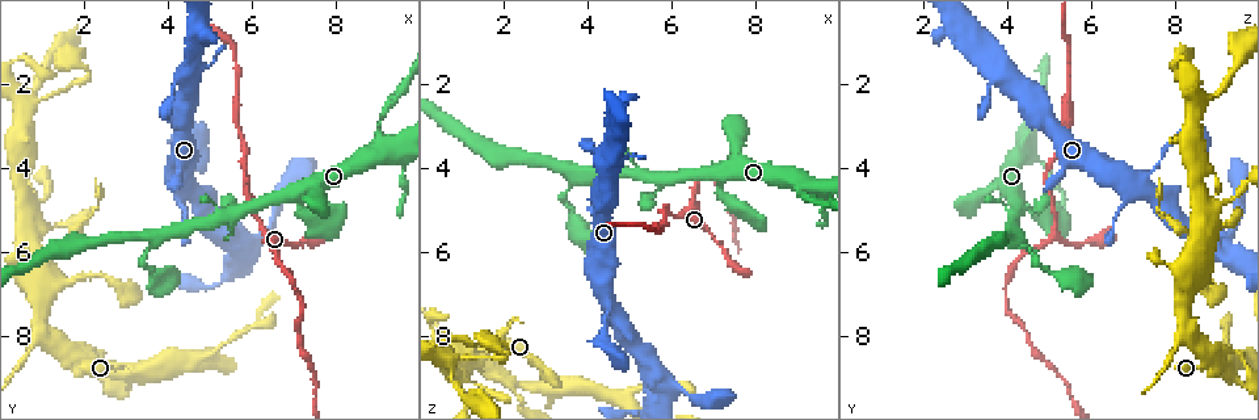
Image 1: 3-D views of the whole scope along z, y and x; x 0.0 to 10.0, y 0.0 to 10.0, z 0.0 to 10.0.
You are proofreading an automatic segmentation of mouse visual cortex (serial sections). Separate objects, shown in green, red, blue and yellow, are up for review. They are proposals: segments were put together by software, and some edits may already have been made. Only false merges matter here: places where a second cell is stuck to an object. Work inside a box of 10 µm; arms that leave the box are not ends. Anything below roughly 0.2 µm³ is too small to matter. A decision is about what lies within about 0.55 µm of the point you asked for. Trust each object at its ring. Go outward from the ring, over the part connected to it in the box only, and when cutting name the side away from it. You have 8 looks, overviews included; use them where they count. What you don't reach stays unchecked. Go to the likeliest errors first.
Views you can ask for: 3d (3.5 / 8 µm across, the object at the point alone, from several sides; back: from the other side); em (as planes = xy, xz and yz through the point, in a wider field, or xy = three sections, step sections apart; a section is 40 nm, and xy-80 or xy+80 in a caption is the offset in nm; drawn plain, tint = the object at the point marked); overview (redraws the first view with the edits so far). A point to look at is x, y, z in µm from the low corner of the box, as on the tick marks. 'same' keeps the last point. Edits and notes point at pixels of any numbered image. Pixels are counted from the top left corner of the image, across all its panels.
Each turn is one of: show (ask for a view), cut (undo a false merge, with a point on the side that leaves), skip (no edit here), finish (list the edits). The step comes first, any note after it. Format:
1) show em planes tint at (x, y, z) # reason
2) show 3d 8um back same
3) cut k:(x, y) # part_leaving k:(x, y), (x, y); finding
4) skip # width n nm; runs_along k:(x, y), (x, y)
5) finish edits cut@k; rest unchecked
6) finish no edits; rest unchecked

show 3d 3.5um at (9.15, 3.55, 4.35) # thin arm on a thick one

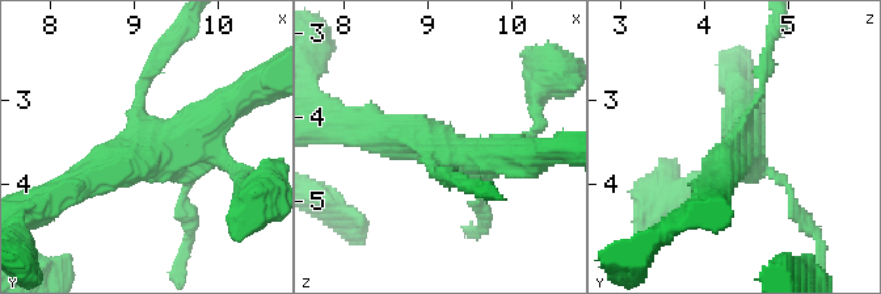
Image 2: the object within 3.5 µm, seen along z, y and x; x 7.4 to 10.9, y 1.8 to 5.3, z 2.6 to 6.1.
show em planes tint at (9.15, 3.55, 4.35) # arms 4; arm_widths 100, 150, 400, 450 nm

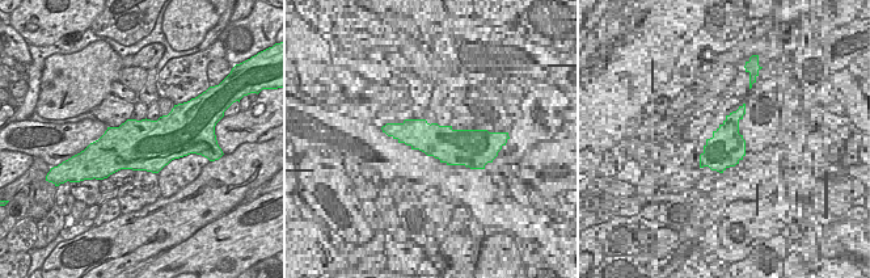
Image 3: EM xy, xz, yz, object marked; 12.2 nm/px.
skip # all the same cell

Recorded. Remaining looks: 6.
show 3d 3.5um at (4.45, 4.40, 7.15) # thin arm on a thick one

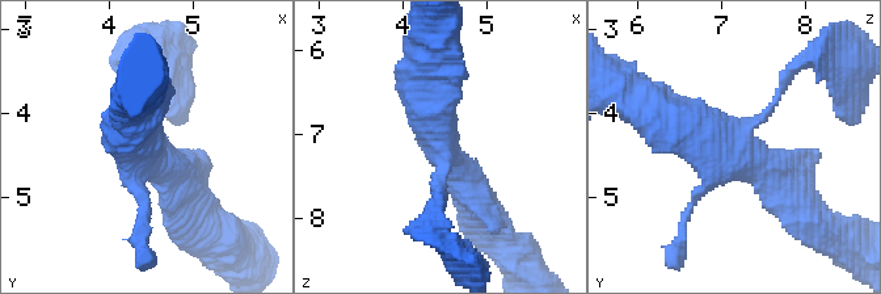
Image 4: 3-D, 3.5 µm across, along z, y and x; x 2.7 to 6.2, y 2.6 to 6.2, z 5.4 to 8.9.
show em xy step 2 tint at (4.45, 4.45, 7.15) # now the EM

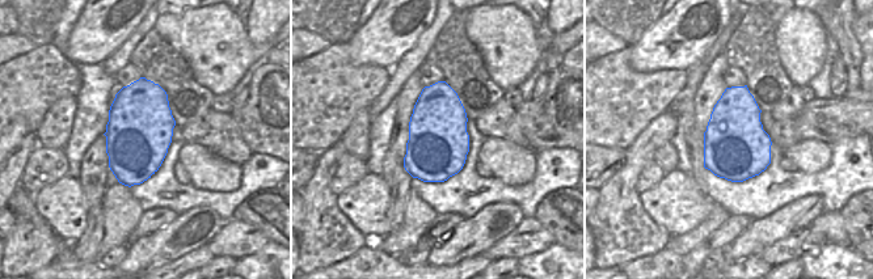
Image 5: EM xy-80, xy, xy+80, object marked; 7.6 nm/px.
show em xy step 1 tint same # cut it another way

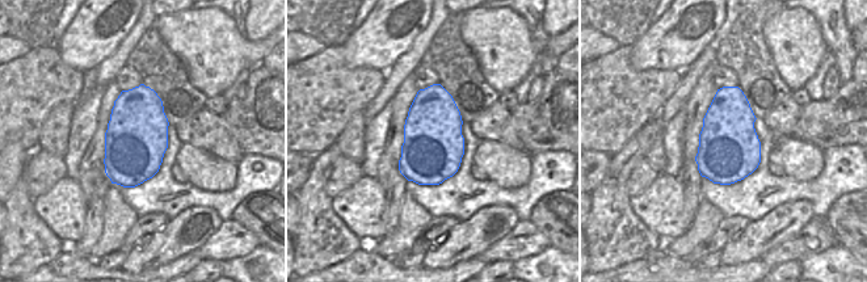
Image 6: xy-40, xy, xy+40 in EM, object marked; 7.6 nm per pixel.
skip # runs_along 4:(656, 113), (766, 166), (789, 194); all the same cell

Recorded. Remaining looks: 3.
show 3d 3.5um at (1.00, 7.15, 8.25) # branch point

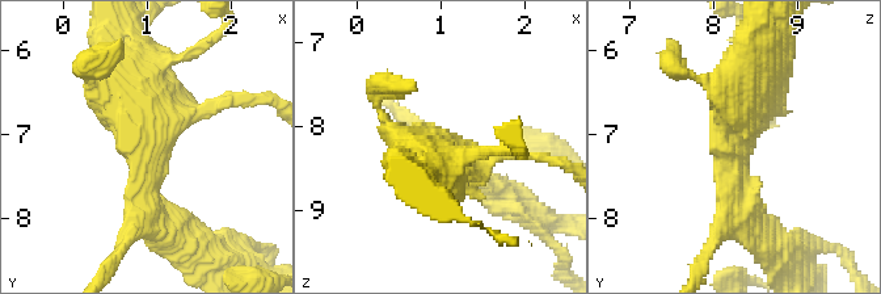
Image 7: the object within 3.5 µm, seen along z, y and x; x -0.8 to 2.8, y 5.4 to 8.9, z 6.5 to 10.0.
show em xy step 1 tint at (1.00, 7.05, 8.20) # shape alone is not enough

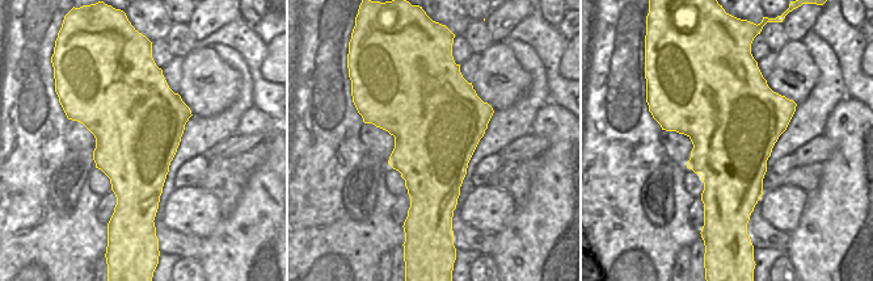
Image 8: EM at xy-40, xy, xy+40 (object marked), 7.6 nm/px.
skip # width 700 nm; runs_along 7:(738, 205), (734, 125), (768, 36); continuous, no second cell

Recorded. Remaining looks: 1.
finish no edits; rest unchecked

